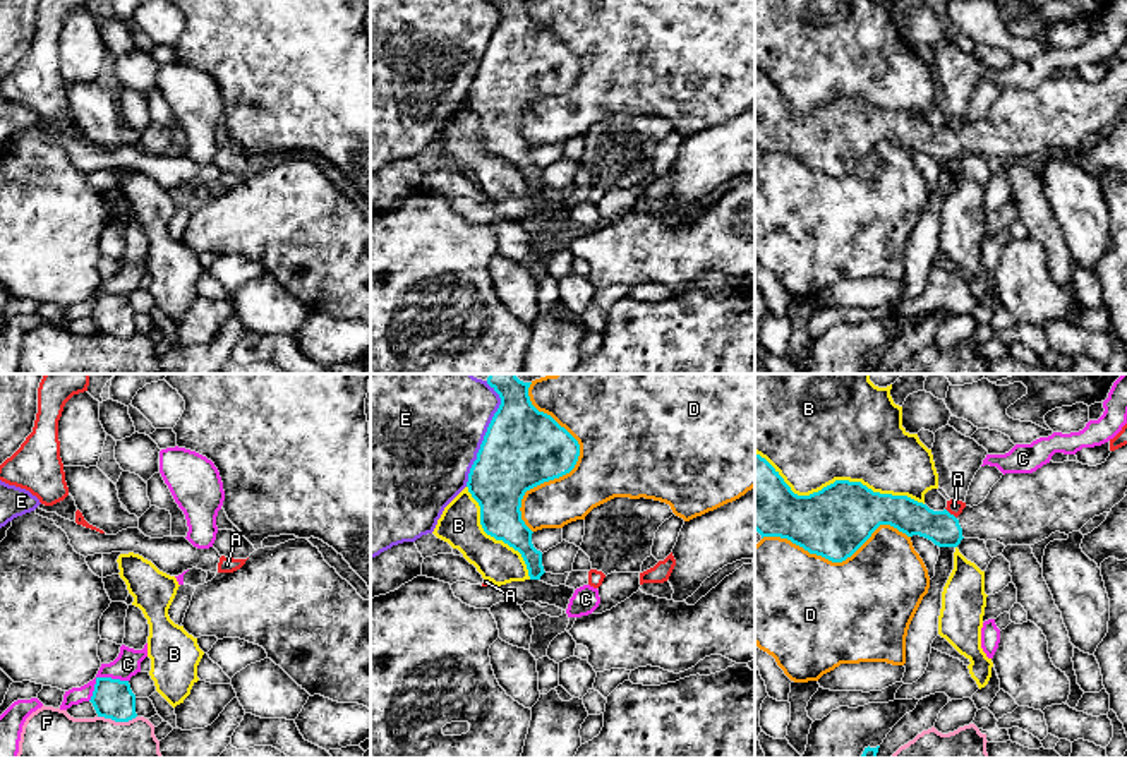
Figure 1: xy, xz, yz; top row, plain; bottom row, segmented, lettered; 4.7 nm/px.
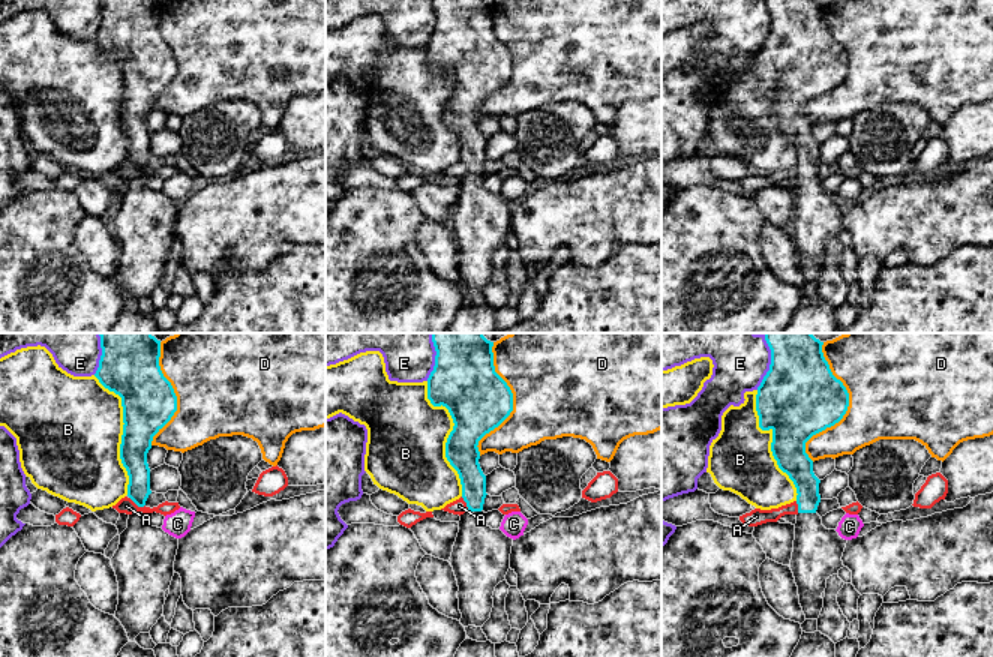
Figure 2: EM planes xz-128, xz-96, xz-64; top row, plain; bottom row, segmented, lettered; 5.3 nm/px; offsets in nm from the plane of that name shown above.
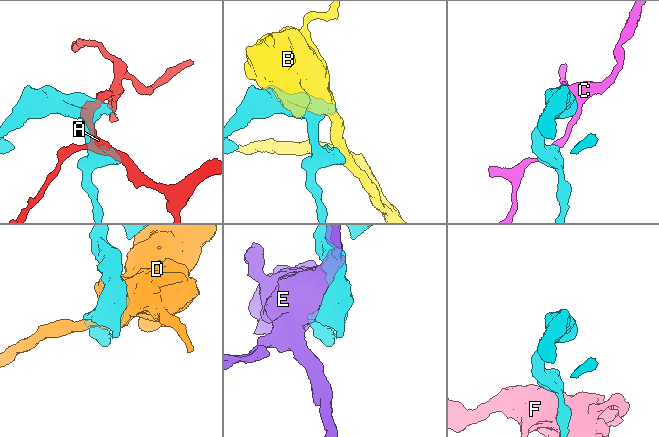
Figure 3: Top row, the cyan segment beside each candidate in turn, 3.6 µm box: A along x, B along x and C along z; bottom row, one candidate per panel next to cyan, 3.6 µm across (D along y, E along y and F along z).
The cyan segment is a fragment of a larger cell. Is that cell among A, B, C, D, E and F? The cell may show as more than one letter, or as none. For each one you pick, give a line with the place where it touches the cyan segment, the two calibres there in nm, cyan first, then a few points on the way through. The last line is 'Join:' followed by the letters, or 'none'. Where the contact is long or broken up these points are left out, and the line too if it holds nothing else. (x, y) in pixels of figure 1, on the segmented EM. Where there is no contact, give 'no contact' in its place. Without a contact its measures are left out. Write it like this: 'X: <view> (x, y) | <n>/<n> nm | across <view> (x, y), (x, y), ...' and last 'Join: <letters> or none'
Join: none

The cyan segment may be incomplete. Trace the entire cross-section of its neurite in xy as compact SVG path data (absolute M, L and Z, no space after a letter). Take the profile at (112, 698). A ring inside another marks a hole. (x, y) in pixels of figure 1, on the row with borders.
M96 677L89 701L98 717L111 719L115 722L129 722L137 717L136 695L132 693L129 681Z

